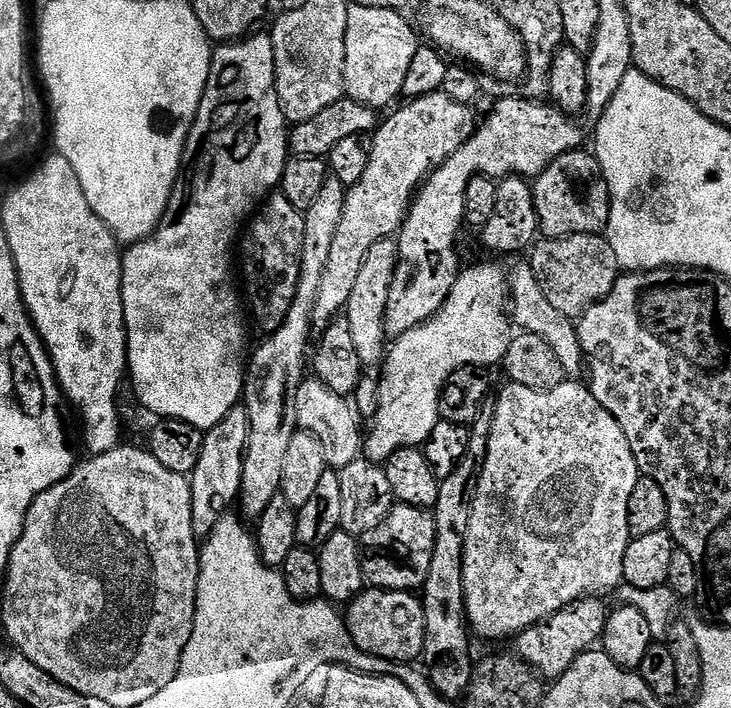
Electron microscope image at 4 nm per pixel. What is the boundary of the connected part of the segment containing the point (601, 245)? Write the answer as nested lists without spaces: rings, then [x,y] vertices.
[[[600,234],[544,238],[531,249],[530,255],[530,267],[536,275],[538,286],[542,286],[542,294],[546,294],[554,310],[569,318],[579,318],[594,305],[607,299],[622,275],[610,242]]]

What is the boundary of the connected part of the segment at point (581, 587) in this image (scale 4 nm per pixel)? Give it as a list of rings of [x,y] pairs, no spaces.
[[[508,382],[500,392],[500,400],[495,401],[496,417],[492,423],[490,446],[474,494],[470,526],[464,539],[464,611],[469,629],[475,635],[477,632],[484,640],[504,640],[507,636],[519,637],[527,628],[532,628],[556,612],[561,612],[566,605],[573,604],[575,600],[582,600],[585,596],[600,596],[611,588],[619,589],[624,579],[622,562],[626,558],[630,539],[630,494],[634,494],[634,486],[642,473],[630,450],[630,442],[626,442],[626,434],[622,434],[622,426],[618,426],[616,419],[600,405],[598,398],[594,398],[591,387],[584,385],[583,388],[576,383],[580,382],[565,382],[559,384],[552,392],[539,392],[530,390],[530,386]]]

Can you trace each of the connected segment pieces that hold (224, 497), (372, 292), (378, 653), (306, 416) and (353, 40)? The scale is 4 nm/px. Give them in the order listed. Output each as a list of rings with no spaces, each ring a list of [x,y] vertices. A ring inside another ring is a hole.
[[[242,406],[234,407],[218,426],[204,432],[202,454],[198,454],[198,466],[190,473],[192,485],[192,521],[197,538],[207,538],[228,508],[237,503],[244,465],[244,450],[248,445],[248,411]]]
[[[395,239],[380,240],[373,245],[362,262],[358,280],[348,299],[346,319],[350,326],[350,334],[356,332],[354,347],[360,348],[358,358],[364,356],[361,365],[372,360],[376,365],[383,361],[386,355],[386,333],[384,331],[384,310],[388,301],[392,276],[396,272],[398,259],[398,244]]]
[[[369,587],[355,596],[343,613],[344,624],[358,650],[395,664],[412,664],[424,654],[424,606],[419,595]]]
[[[305,378],[298,386],[296,399],[296,422],[303,431],[308,432],[322,446],[327,467],[339,470],[350,466],[350,462],[361,459],[362,428],[361,417],[358,415],[351,399],[334,394],[322,381]]]
[[[353,3],[346,18],[344,91],[347,99],[357,100],[359,104],[377,110],[383,110],[387,104],[395,105],[396,95],[399,97],[403,93],[406,74],[410,70],[410,62],[414,62],[417,47],[417,32],[394,10],[371,9]]]

